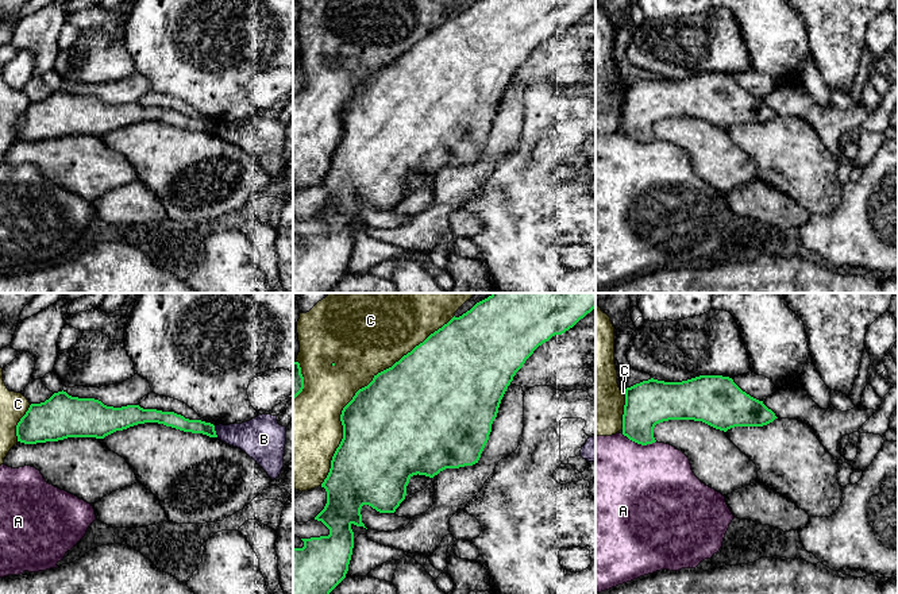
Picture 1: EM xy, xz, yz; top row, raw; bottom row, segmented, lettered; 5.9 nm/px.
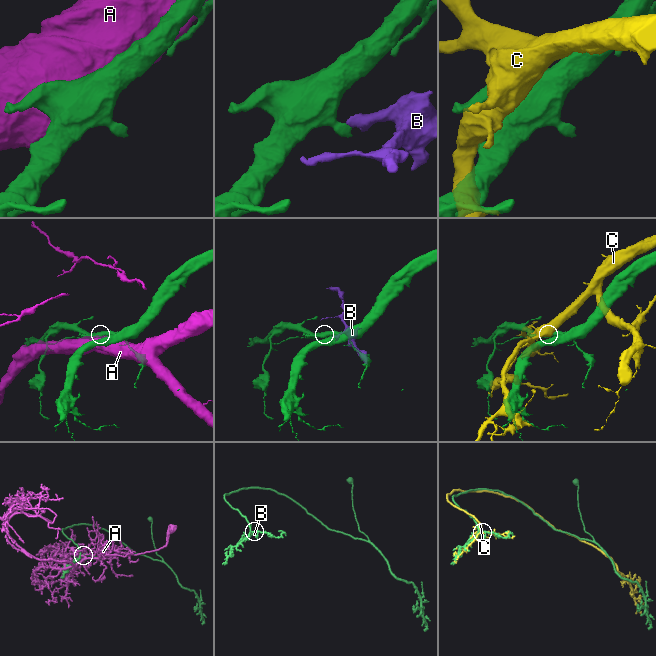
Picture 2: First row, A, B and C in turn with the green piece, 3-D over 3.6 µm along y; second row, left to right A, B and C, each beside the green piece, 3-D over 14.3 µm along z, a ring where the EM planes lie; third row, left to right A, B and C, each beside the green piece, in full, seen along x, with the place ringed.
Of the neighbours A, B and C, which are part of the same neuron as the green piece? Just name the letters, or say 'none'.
none

